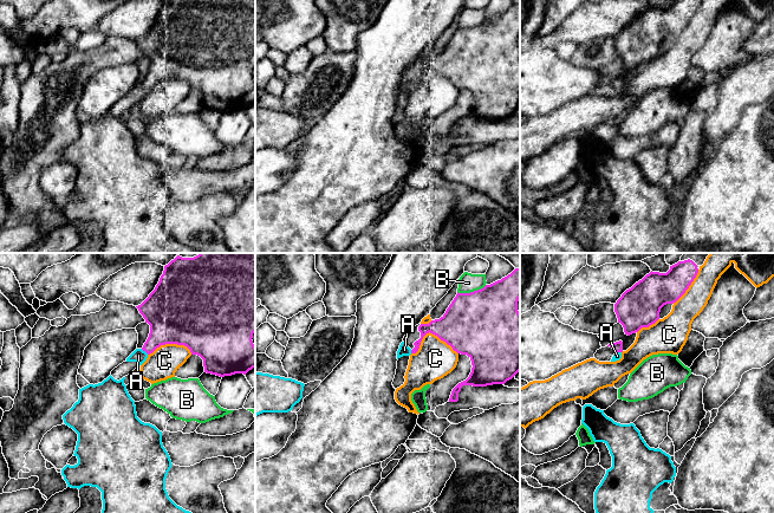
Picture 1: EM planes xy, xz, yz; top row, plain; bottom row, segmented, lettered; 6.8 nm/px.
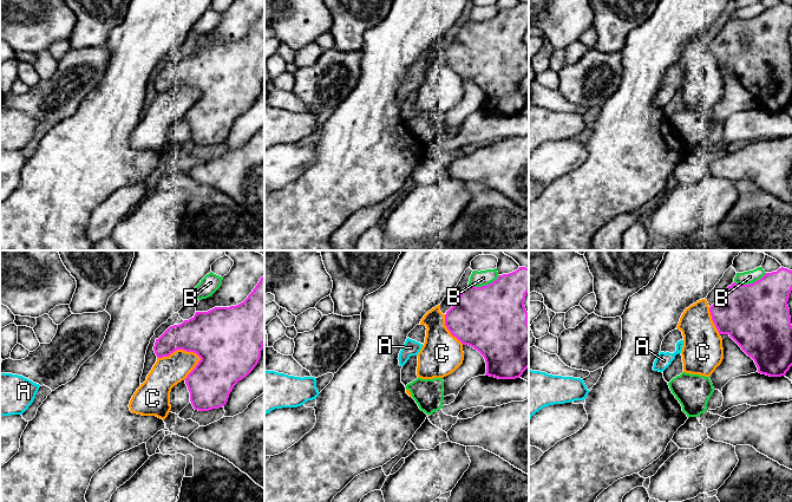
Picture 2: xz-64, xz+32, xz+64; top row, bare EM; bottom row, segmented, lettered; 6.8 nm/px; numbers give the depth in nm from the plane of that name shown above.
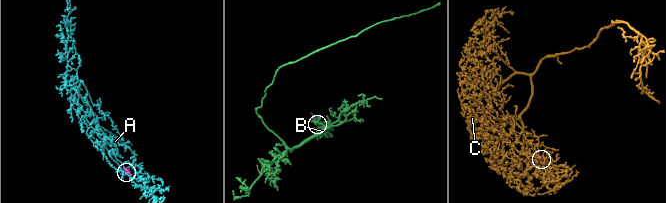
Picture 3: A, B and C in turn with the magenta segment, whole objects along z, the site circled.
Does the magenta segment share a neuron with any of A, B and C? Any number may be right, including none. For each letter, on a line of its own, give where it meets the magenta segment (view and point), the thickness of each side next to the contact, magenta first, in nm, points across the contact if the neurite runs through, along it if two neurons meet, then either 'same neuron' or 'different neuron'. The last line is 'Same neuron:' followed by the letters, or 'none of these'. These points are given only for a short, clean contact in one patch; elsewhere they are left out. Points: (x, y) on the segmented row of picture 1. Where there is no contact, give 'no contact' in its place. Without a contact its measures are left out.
A: contact xy (144, 350); calibres 280 and 90 nm; way xy (169, 323), (144, 350), (138, 355); same neuron
B: contact xz (472, 292); calibres 480 and 130 nm; different neuron
C: contact xz (431, 332); calibres 360 and 260 nm; different neuron
Same neuron: A

